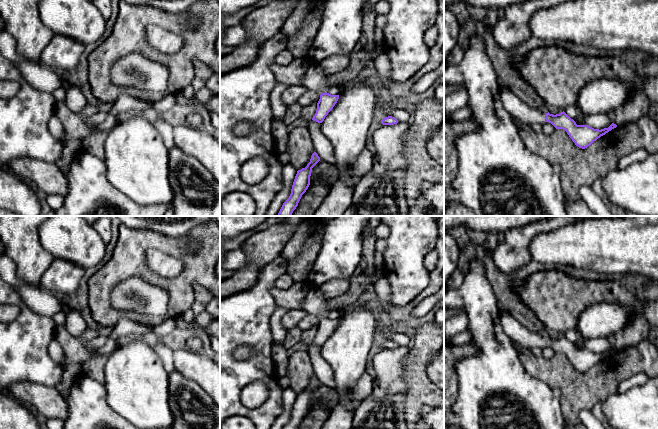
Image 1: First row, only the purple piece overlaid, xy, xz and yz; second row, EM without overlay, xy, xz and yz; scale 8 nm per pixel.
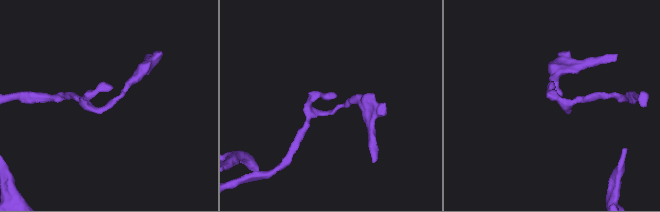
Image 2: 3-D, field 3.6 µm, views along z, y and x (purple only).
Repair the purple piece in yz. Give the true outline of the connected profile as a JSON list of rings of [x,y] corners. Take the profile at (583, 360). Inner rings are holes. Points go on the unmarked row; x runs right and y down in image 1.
[[[497,302],[497,307],[502,330],[512,341],[528,350],[549,346],[556,353],[565,354],[579,372],[587,372],[598,362],[617,351],[616,348],[612,347],[608,352],[599,354],[588,349],[577,349],[564,335],[556,339],[549,336],[544,338],[536,331],[530,331],[520,324],[499,302]]]

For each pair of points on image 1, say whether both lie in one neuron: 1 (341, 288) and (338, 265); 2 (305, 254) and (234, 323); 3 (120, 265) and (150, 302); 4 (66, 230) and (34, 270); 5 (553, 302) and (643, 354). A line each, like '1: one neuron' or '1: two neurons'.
1: two neurons
2: two neurons
3: two neurons
4: two neurons
5: two neurons

